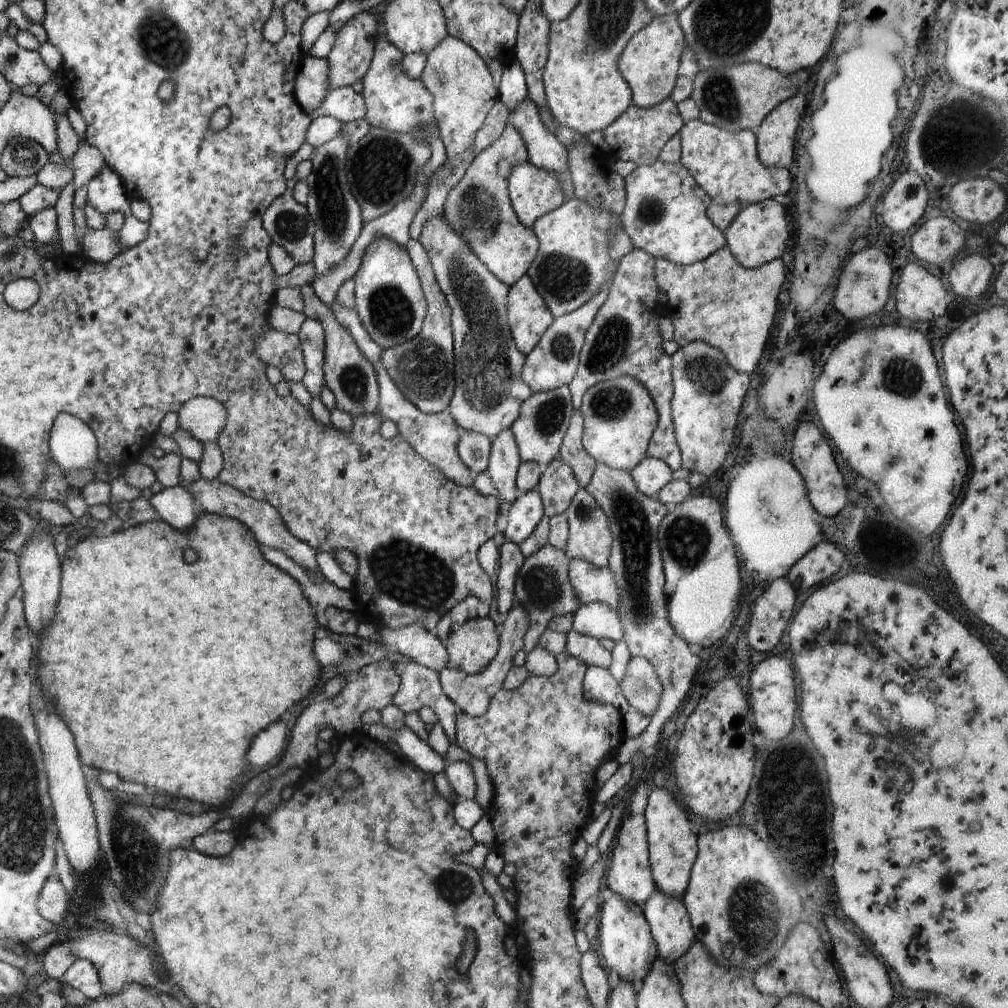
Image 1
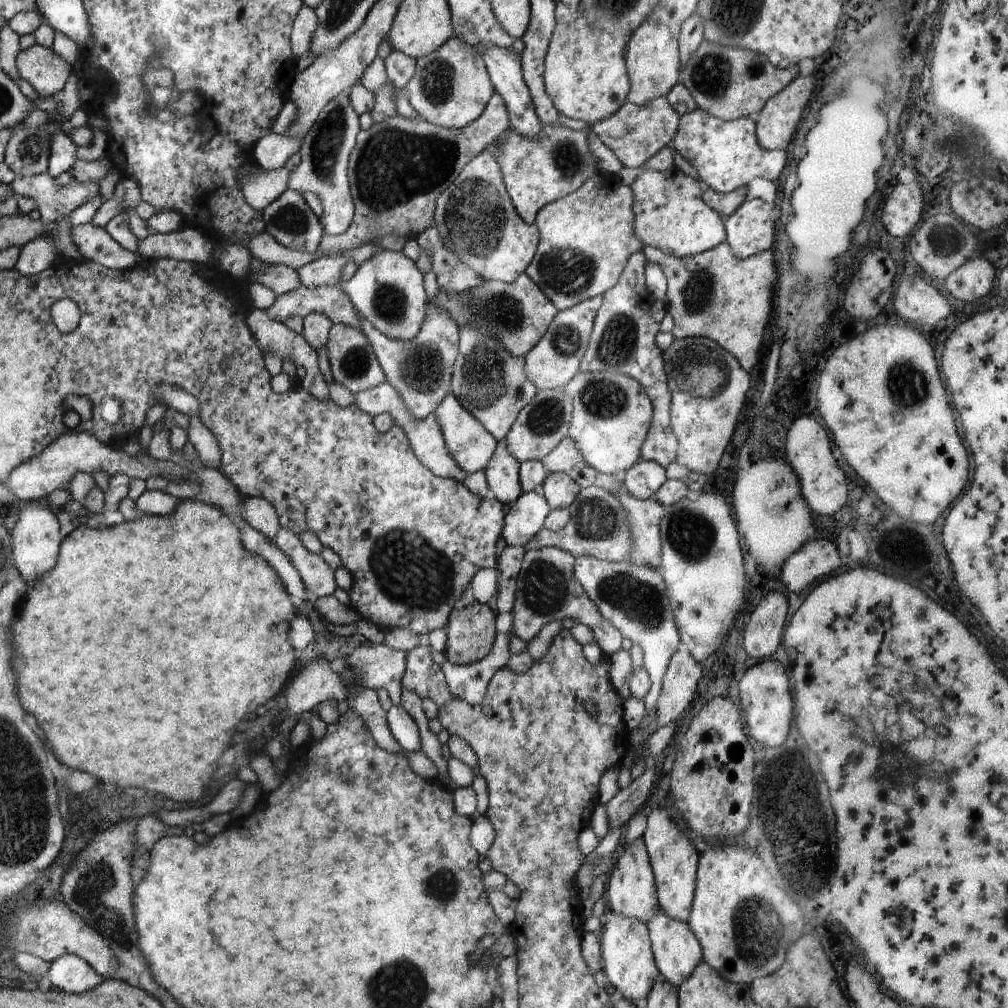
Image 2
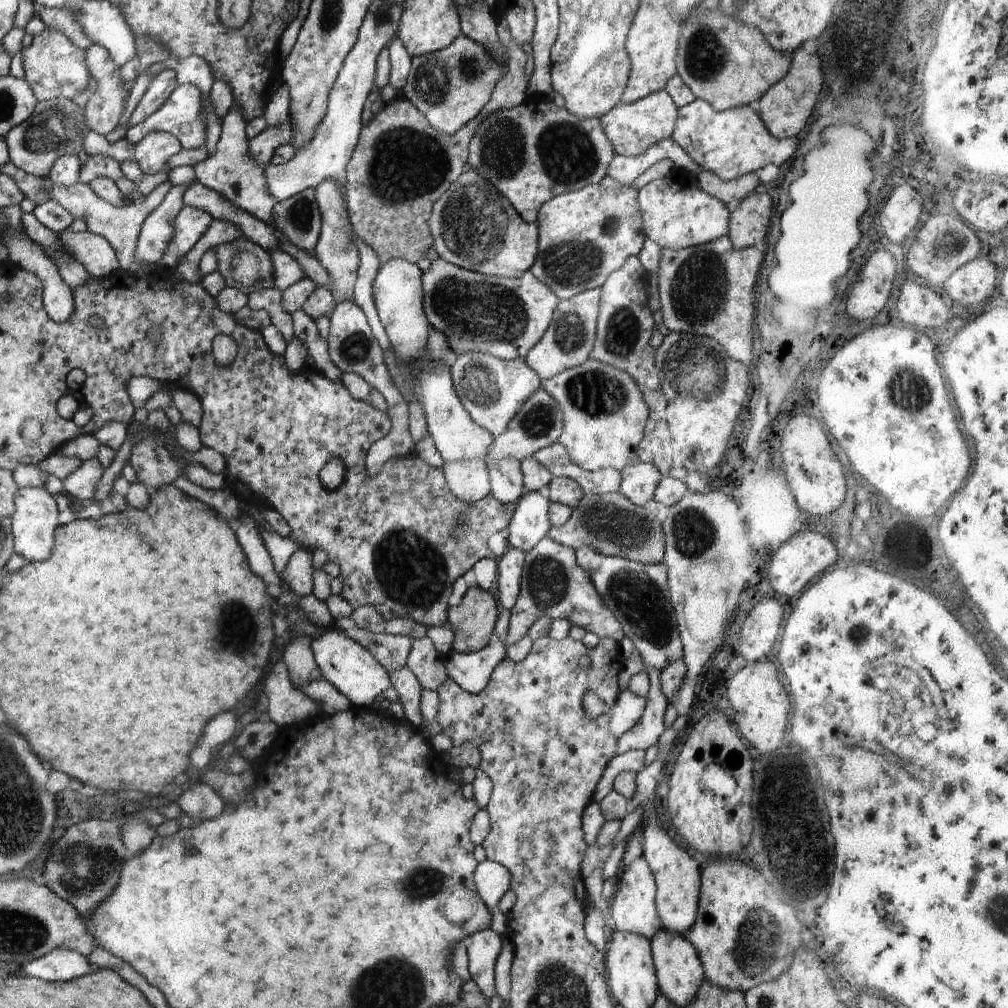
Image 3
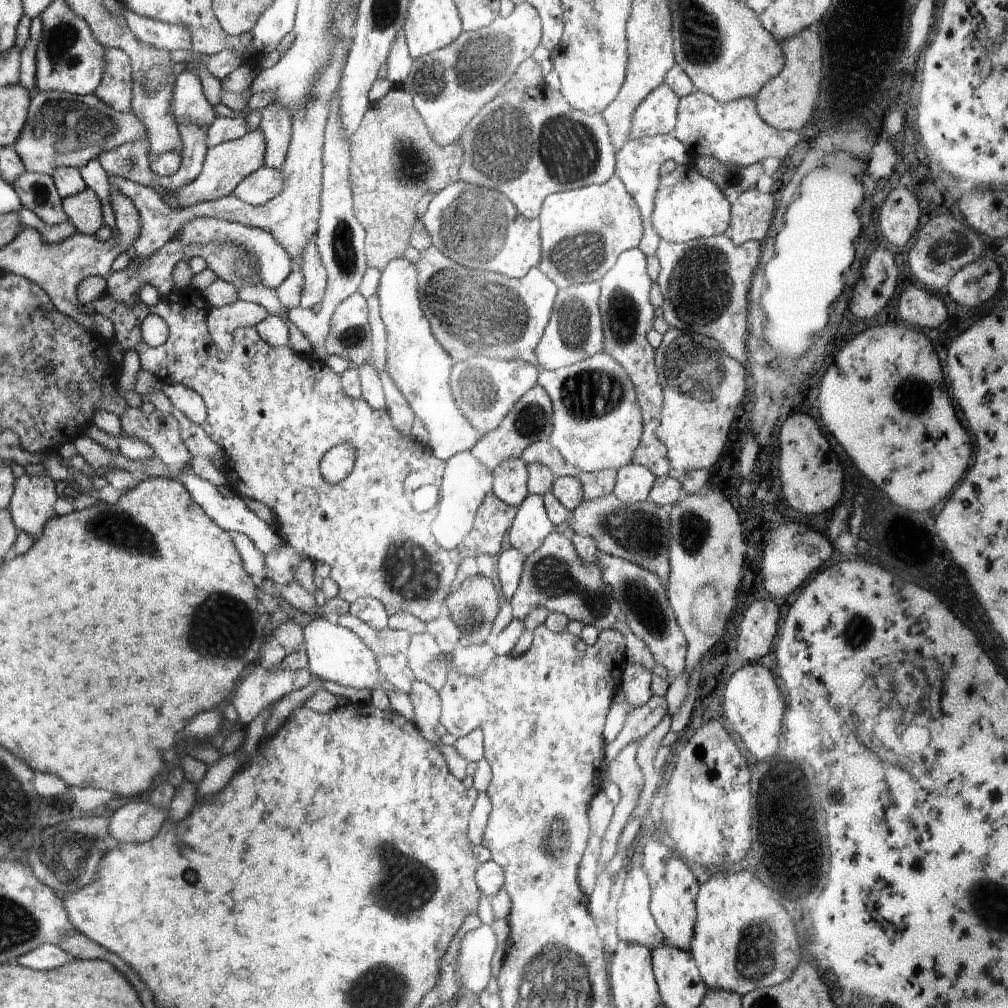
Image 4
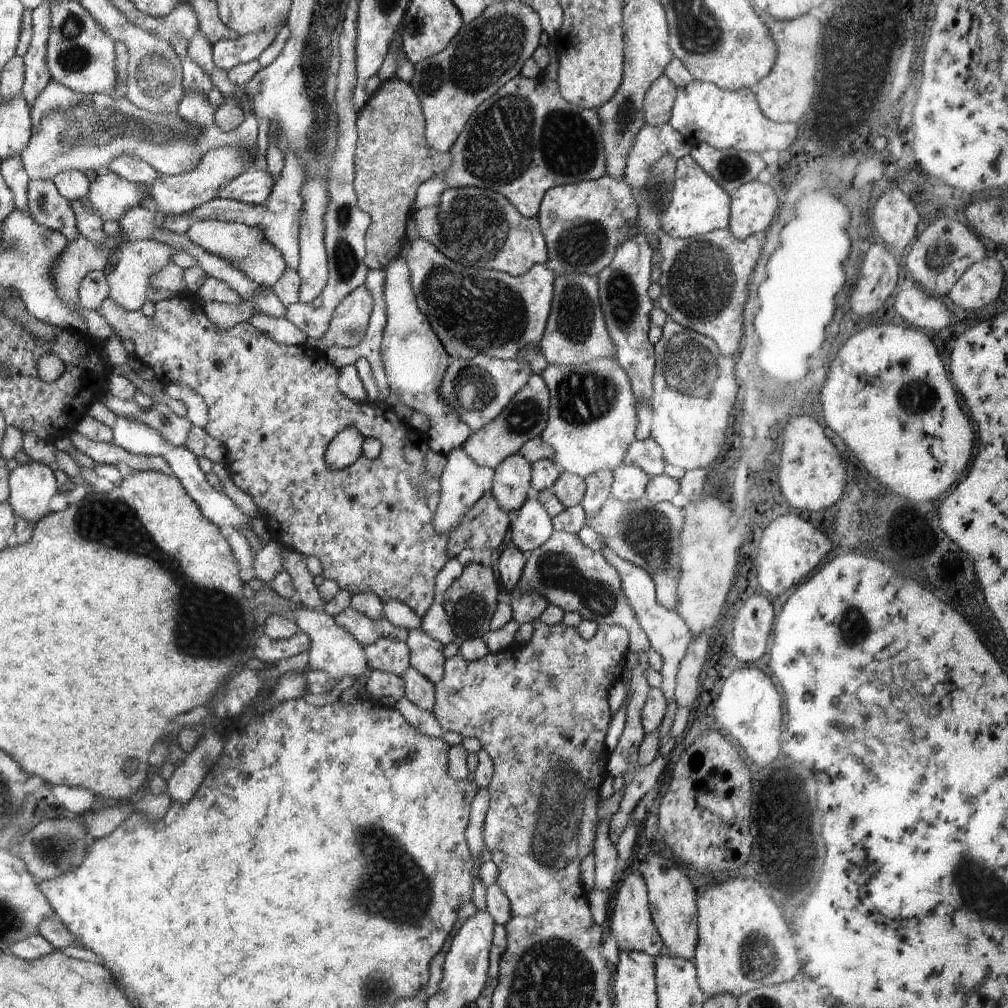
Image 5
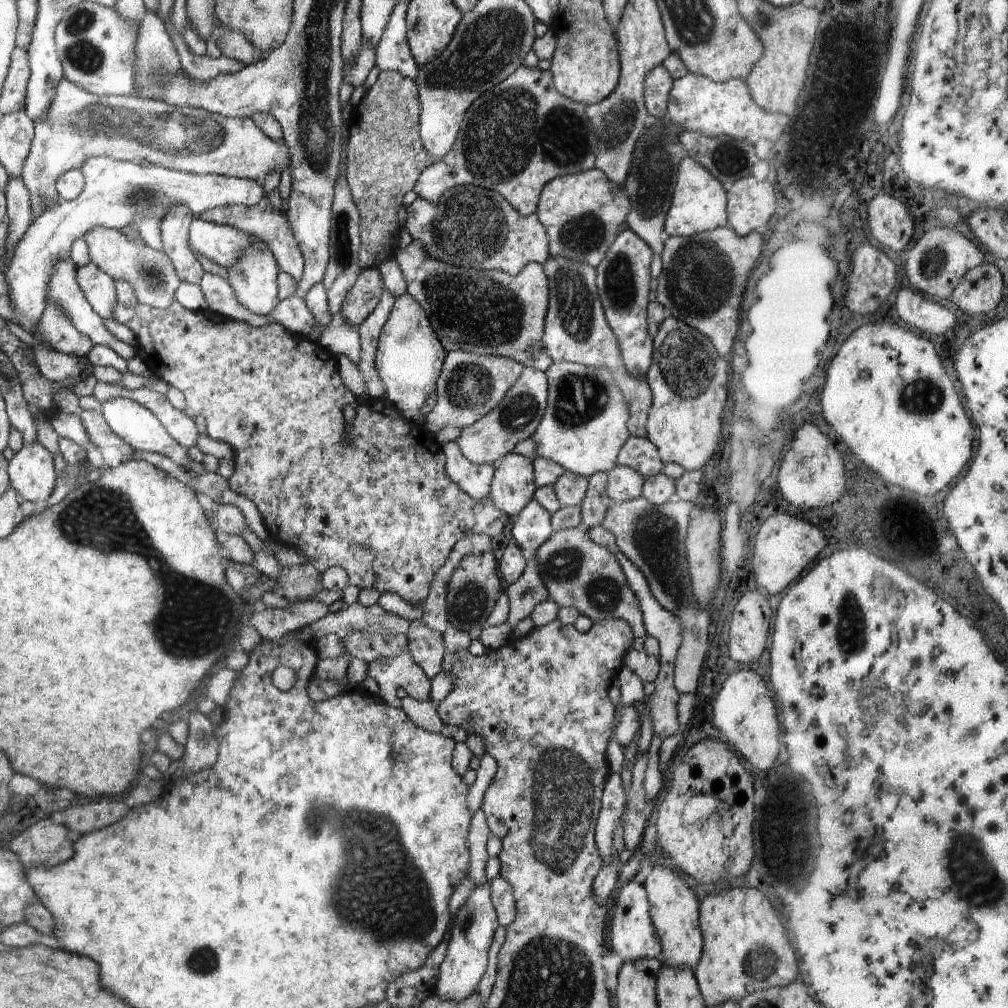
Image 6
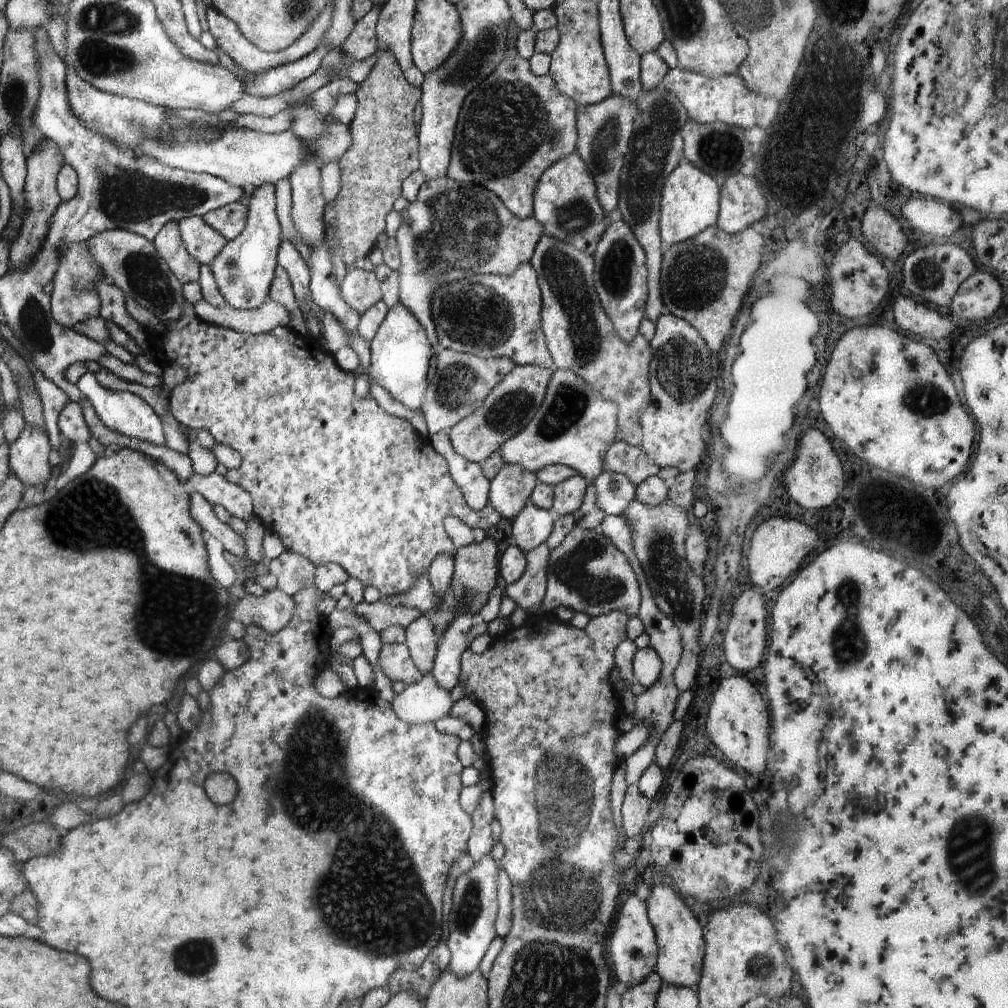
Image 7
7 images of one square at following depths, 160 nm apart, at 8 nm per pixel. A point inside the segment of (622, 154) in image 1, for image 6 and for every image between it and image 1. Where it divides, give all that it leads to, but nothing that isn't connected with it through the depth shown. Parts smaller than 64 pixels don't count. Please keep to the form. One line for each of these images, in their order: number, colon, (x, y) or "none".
2: (634, 133)
3: (632, 128)
4: (657, 114)
5: (659, 98)
6: (657, 83)

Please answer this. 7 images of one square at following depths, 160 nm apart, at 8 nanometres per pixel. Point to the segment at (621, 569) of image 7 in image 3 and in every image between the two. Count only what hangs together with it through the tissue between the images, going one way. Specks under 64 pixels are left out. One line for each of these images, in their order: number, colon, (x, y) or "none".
3: (552, 584)
4: (554, 578)
5: (569, 575)
6: (578, 573)

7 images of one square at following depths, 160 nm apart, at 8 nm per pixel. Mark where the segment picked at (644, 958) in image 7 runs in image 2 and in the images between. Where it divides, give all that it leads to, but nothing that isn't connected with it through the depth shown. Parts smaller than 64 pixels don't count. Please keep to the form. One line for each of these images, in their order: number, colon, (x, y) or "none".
2: (632, 891)
3: (634, 910)
4: (635, 923)
5: (631, 922)
6: (633, 936)

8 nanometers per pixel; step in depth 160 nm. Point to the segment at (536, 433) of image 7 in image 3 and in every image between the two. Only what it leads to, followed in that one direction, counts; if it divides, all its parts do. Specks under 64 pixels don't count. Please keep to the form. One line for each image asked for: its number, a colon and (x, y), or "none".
3: (604, 412)
4: (597, 422)
5: (592, 420)
6: (584, 426)

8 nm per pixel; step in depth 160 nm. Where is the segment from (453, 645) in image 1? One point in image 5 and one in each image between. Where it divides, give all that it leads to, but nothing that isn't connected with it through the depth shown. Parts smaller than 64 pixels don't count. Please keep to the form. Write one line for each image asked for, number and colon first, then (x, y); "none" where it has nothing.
2: (471, 631)
3: (473, 620)
4: (473, 608)
5: (470, 602)

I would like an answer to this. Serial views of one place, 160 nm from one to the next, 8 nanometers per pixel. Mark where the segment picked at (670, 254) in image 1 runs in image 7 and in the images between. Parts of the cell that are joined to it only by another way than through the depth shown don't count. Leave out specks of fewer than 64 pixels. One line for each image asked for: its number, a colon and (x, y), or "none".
2: (670, 214)
3: (676, 214)
4: (686, 206)
5: (698, 205)
6: (699, 204)
7: (690, 199)

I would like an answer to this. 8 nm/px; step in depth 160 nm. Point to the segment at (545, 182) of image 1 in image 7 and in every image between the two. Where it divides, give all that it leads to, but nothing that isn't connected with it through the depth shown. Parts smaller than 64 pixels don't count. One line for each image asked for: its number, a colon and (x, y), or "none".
2: (559, 162)
3: (536, 151)
4: (527, 144)
5: (525, 139)
6: (539, 134)
7: (513, 125)

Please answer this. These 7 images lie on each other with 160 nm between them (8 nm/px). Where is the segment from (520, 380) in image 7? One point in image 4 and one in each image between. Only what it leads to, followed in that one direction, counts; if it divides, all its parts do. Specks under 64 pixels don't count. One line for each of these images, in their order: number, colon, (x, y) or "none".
4: (531, 419)
5: (525, 417)
6: (515, 418)

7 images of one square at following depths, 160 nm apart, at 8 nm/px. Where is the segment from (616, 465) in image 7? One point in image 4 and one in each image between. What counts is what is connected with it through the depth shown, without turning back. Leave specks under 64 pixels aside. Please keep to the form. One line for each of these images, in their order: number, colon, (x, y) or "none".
4: (627, 315)
5: (646, 454)
6: (638, 453)

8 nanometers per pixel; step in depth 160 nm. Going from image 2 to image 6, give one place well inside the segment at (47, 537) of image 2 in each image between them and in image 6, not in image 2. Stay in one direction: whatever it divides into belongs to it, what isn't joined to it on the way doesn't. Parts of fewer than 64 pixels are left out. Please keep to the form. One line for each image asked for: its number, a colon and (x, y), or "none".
3: (33, 525)
4: (32, 503)
5: (32, 485)
6: (31, 472)

